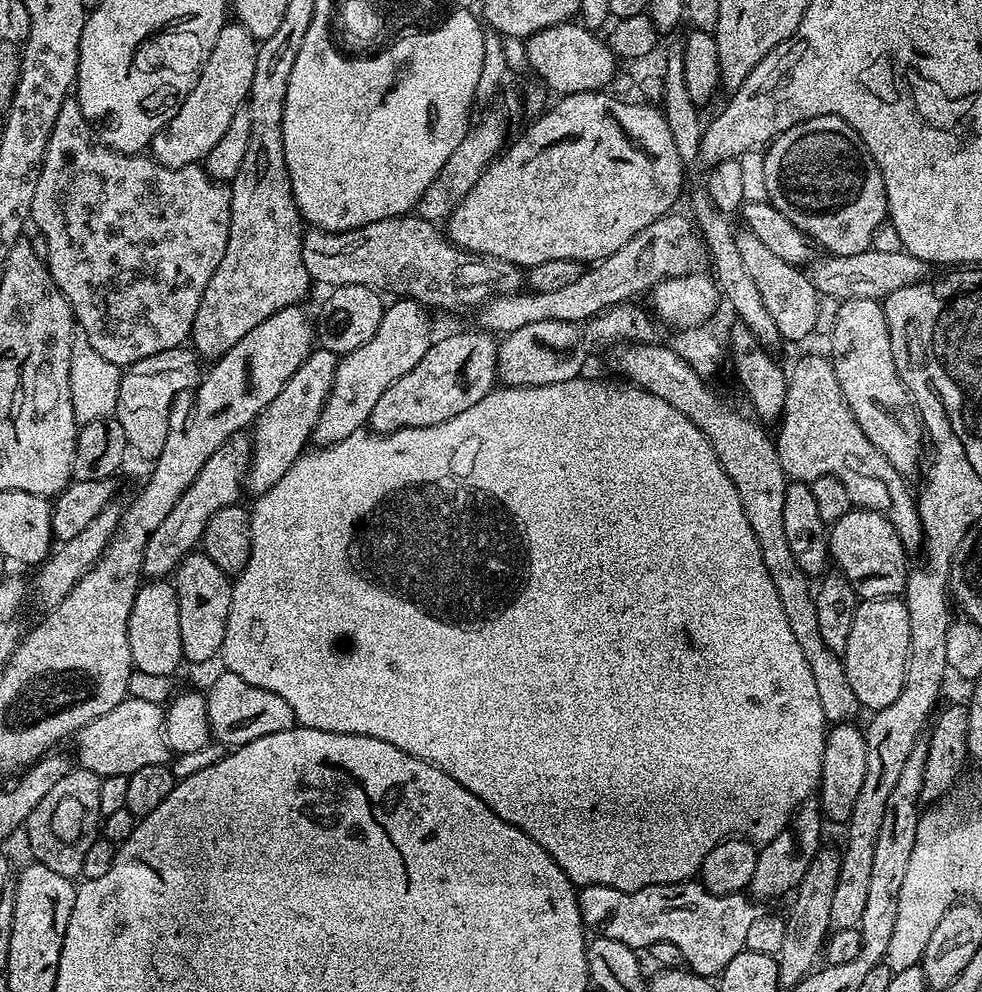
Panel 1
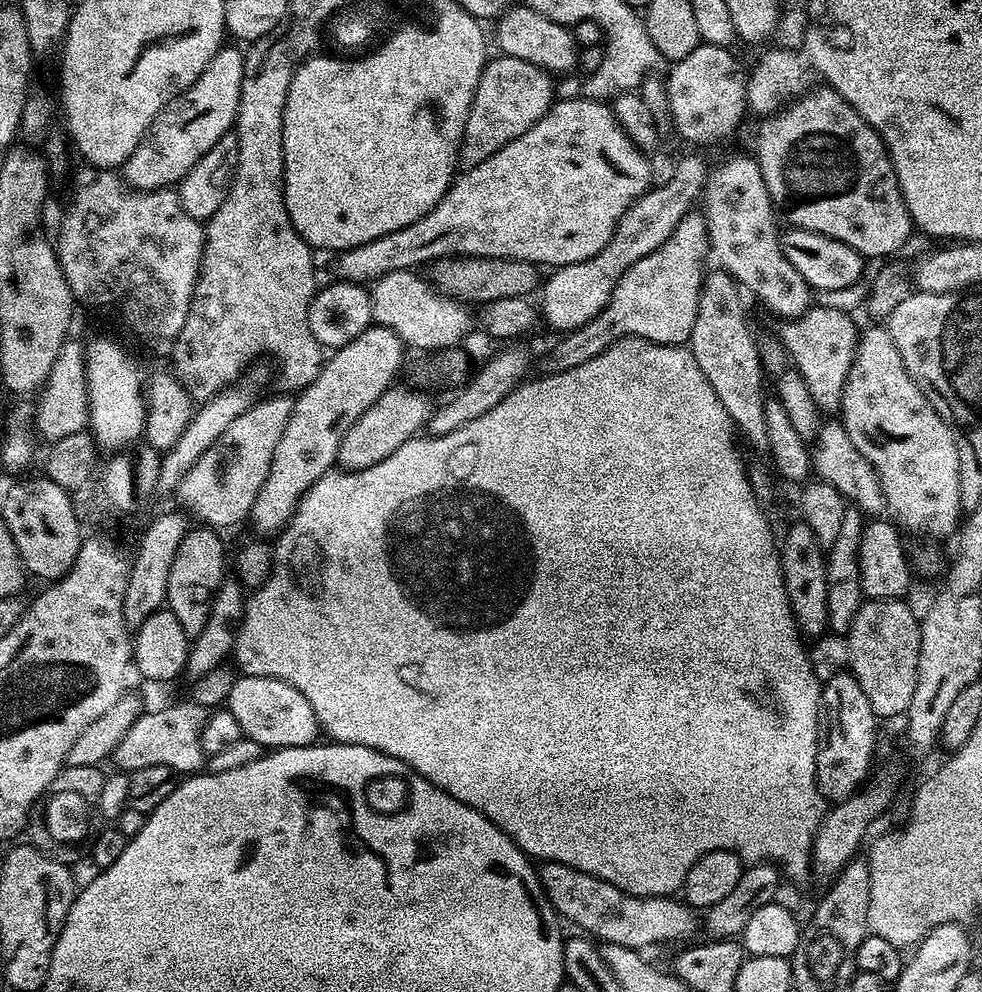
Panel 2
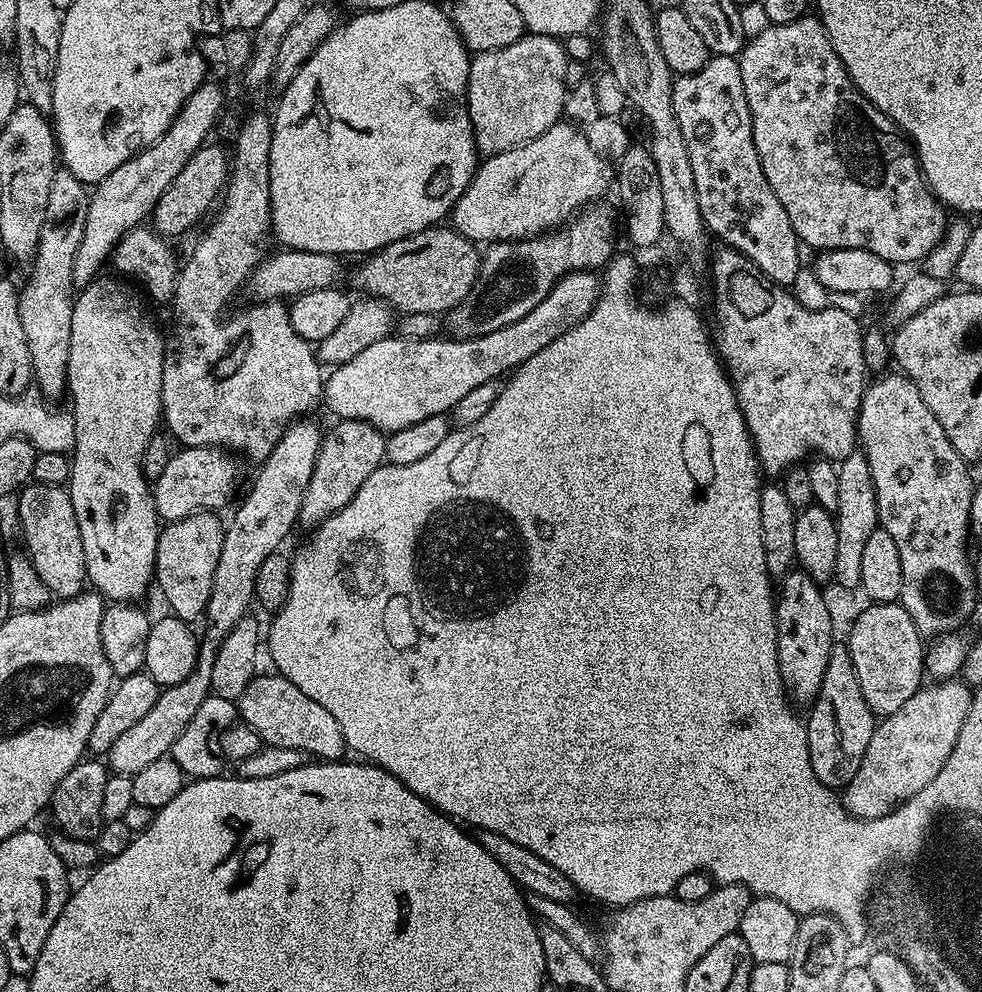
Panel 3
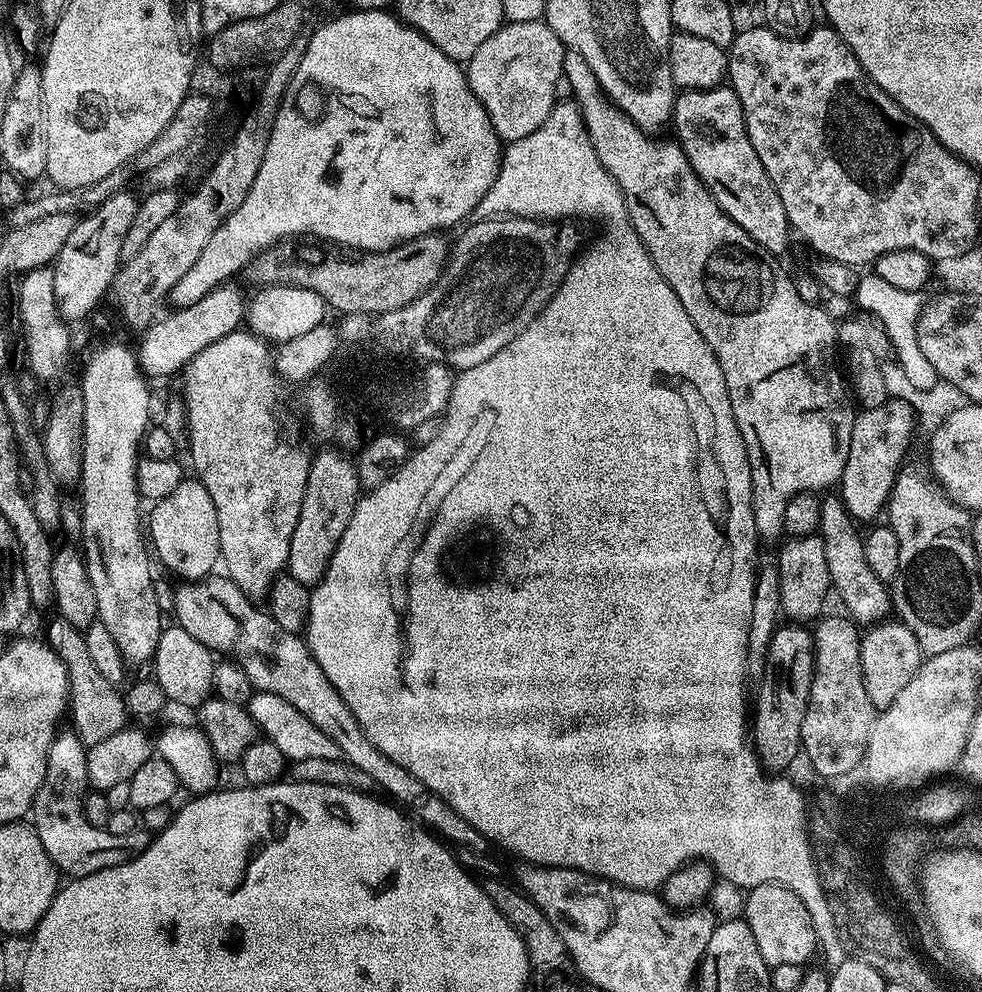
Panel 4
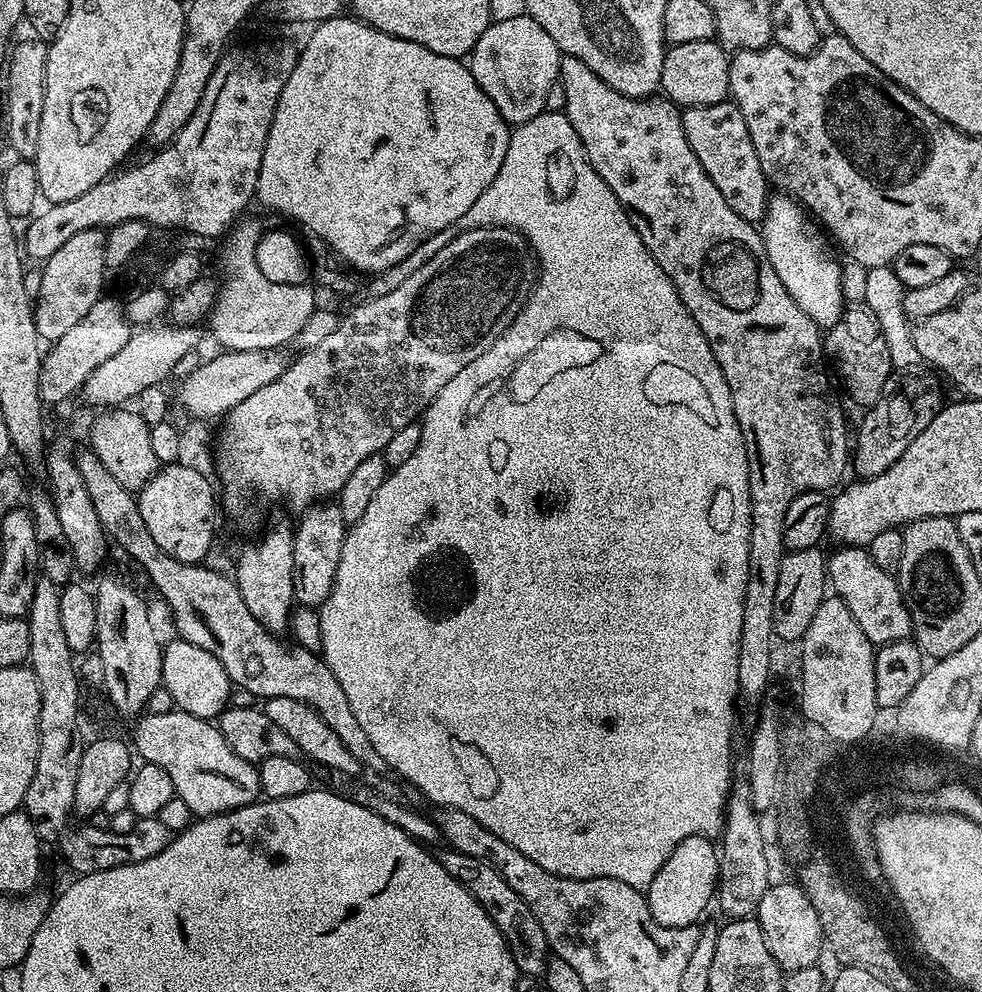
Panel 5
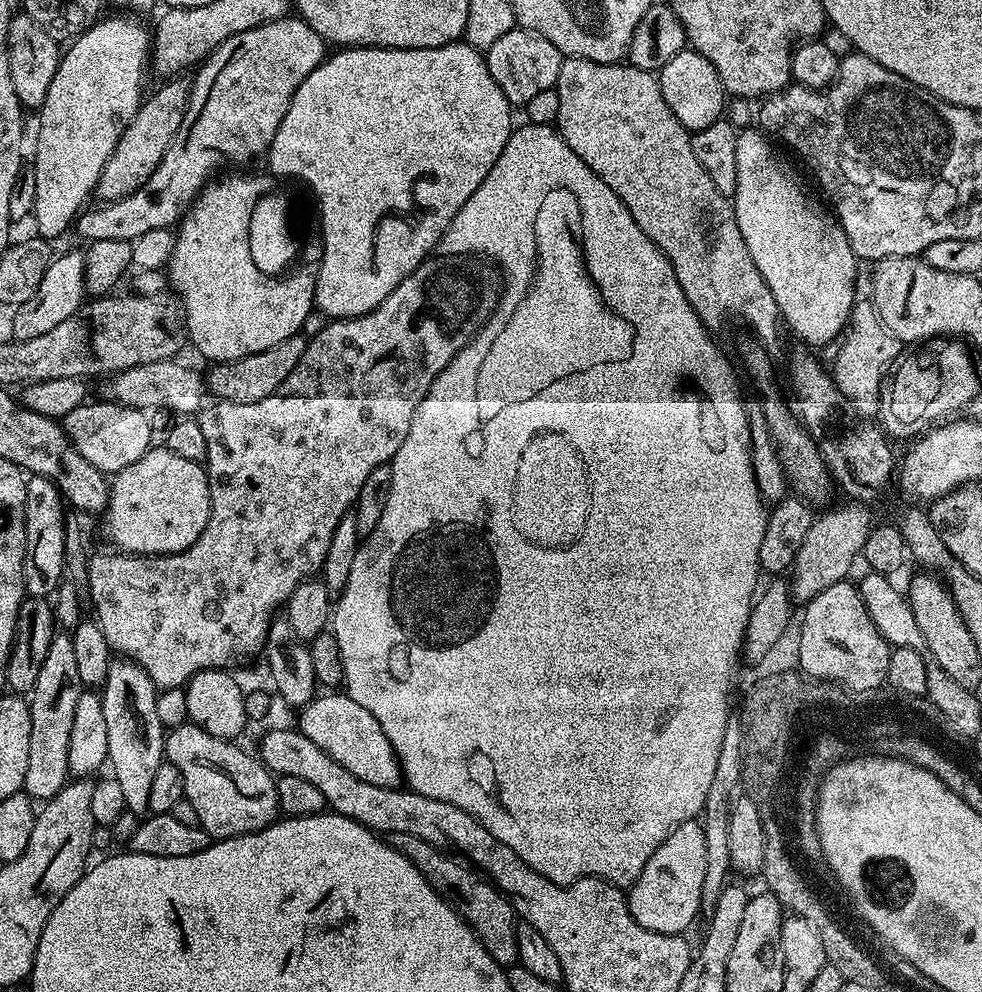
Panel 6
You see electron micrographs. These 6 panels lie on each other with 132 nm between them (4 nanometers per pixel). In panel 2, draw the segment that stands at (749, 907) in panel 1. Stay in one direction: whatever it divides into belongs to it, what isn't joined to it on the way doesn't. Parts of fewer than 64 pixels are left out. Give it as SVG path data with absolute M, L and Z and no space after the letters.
M543 861L538 868L544 897L552 903L557 916L573 924L573 929L595 938L597 941L626 946L637 950L645 950L651 944L662 944L666 940L684 940L698 928L698 916L683 899L671 896L631 896L618 886L610 886L610 882L602 882L602 878L594 878L594 874L586 874L582 870L574 870L574 866L566 866L562 862Z

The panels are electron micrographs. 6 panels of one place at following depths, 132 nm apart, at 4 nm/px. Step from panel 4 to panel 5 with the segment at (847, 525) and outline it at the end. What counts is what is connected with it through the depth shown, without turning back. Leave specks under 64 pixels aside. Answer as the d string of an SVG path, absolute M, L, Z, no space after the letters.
M847 545L835 550L826 560L829 587L840 600L846 602L850 614L853 614L868 640L874 646L879 646L909 639L912 636L912 619L902 598L899 581L891 573L874 565L865 547Z

